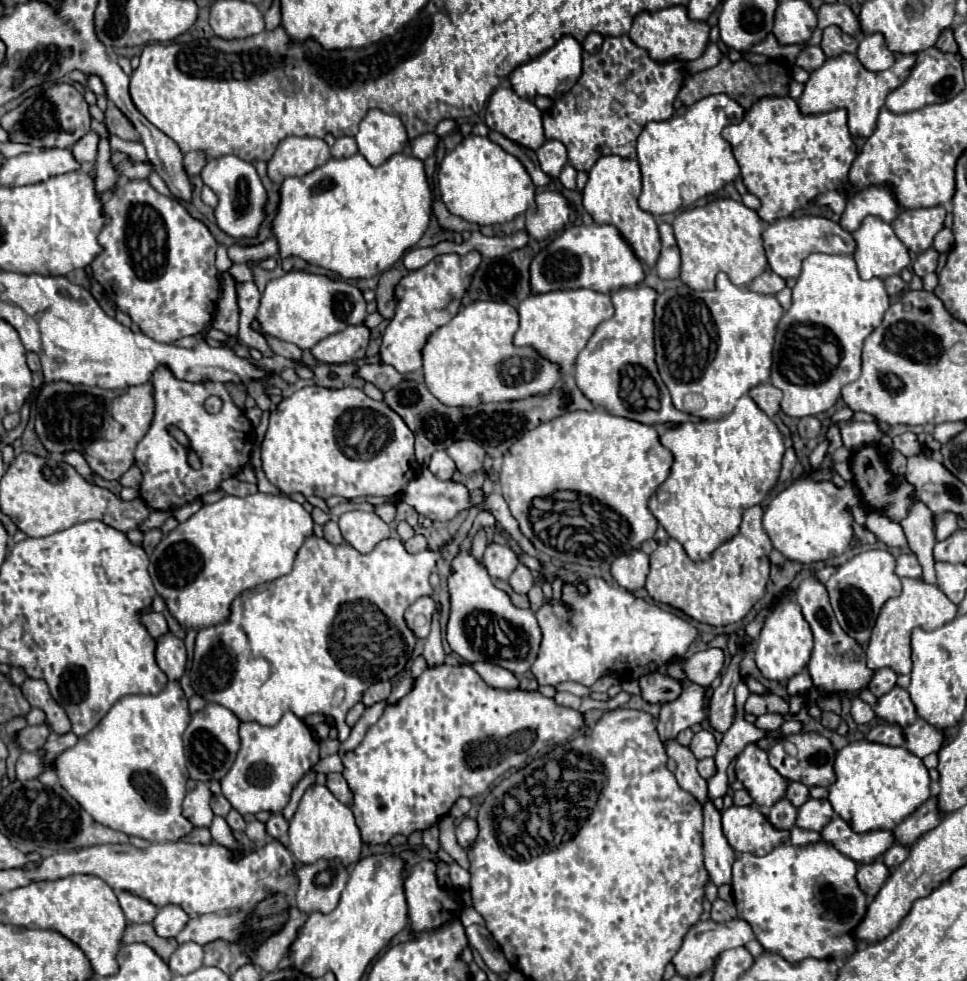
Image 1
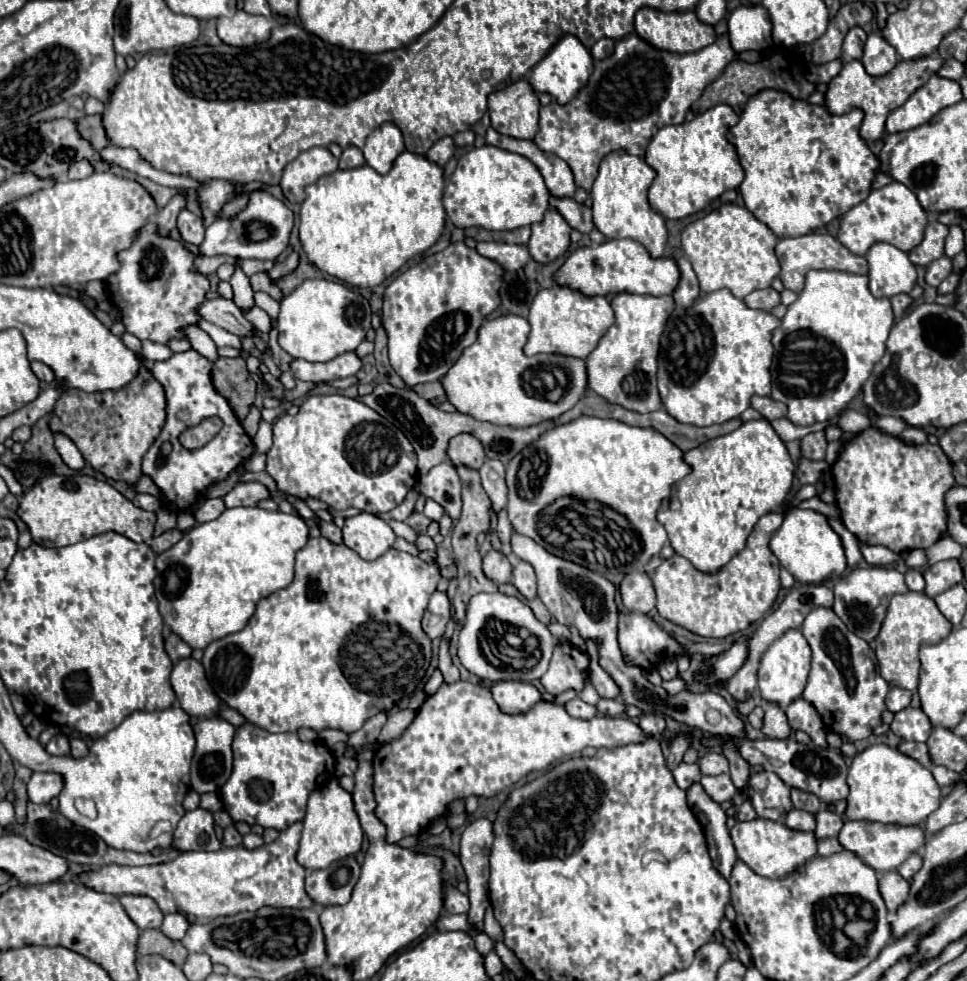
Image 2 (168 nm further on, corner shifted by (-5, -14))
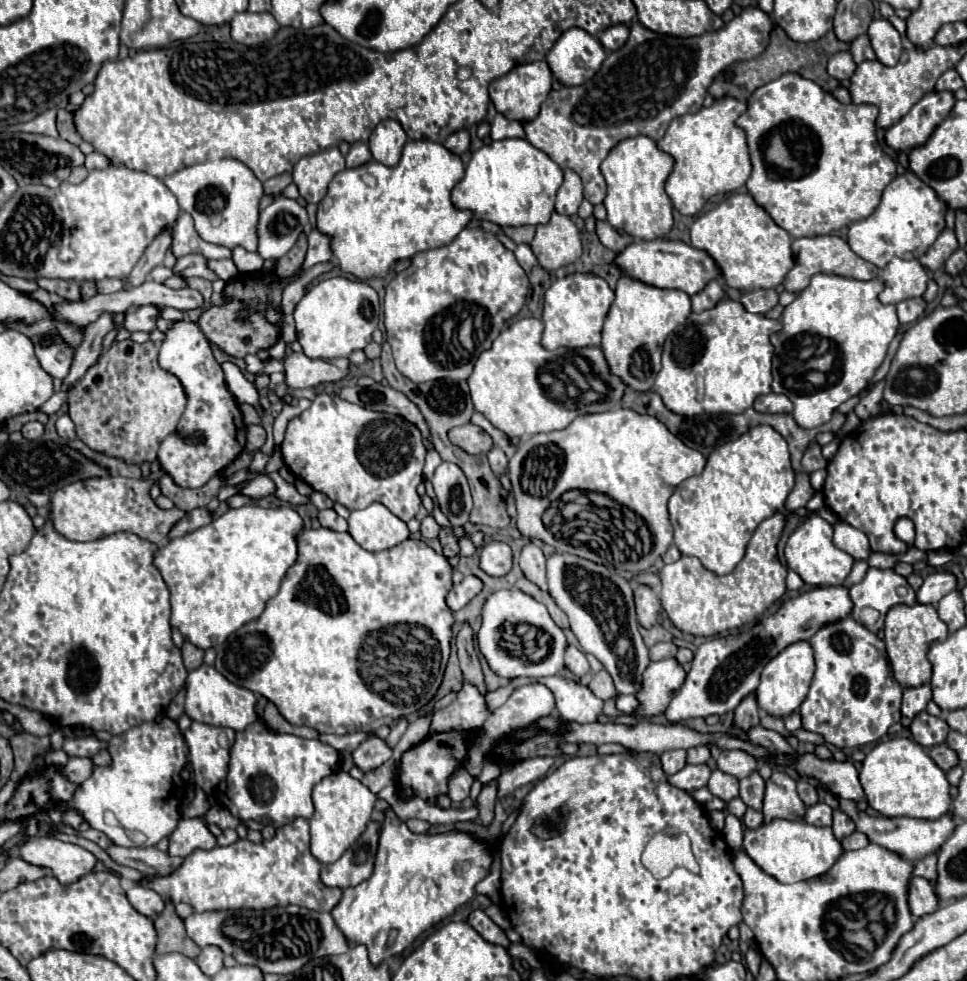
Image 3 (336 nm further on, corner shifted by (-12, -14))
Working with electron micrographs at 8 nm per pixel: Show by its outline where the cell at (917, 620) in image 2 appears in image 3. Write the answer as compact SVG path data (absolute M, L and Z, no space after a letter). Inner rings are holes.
M894 605L886 613L886 625L884 625L884 643L886 643L886 653L892 665L894 679L902 687L920 687L930 681L932 665L926 657L930 643L934 641L944 641L948 637L948 627L946 623L938 617L938 611L934 605Z

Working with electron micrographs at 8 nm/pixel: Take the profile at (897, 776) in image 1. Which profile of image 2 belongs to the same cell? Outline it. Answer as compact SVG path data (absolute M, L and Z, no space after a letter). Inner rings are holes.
M885 743L871 745L863 753L855 755L849 767L847 783L851 787L845 813L847 819L897 825L923 825L941 801L941 789L933 779L931 771L925 769L919 761L907 757L899 749L889 747Z

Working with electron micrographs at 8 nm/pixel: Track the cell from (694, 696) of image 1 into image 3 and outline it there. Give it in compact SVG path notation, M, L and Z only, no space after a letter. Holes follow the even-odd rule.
M684 749L666 751L660 755L660 761L662 761L662 769L666 771L666 775L674 775L686 765L686 751Z

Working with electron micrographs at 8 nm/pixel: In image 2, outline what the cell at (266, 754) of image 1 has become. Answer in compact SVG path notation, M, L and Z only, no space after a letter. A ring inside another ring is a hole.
M245 723L235 733L233 773L227 779L227 783L221 787L219 797L233 821L245 821L249 825L257 823L261 827L271 827L281 831L297 821L303 821L309 793L321 787L325 781L329 781L333 777L333 771L335 771L333 753L321 741L305 743L297 737L297 733L269 733L253 723Z

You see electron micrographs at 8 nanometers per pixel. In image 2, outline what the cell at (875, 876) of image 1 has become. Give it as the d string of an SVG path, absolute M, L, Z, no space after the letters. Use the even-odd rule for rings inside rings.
M889 871L881 877L879 881L879 887L881 887L881 895L887 903L887 909L891 915L897 913L897 909L905 903L907 895L909 895L909 881L905 881L897 871Z

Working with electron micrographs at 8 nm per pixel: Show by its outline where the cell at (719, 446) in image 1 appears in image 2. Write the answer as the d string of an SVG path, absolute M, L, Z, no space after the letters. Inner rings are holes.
M767 419L747 421L737 431L711 439L711 443L703 443L703 447L687 451L685 461L691 465L691 473L679 481L675 492L662 503L657 512L657 521L665 527L675 553L689 559L699 571L715 573L739 551L743 551L745 541L759 517L779 511L789 493L795 465L791 463L785 443L773 431Z

